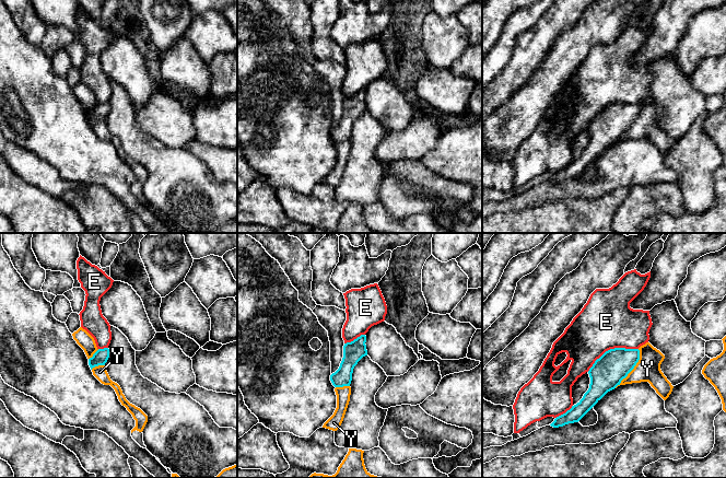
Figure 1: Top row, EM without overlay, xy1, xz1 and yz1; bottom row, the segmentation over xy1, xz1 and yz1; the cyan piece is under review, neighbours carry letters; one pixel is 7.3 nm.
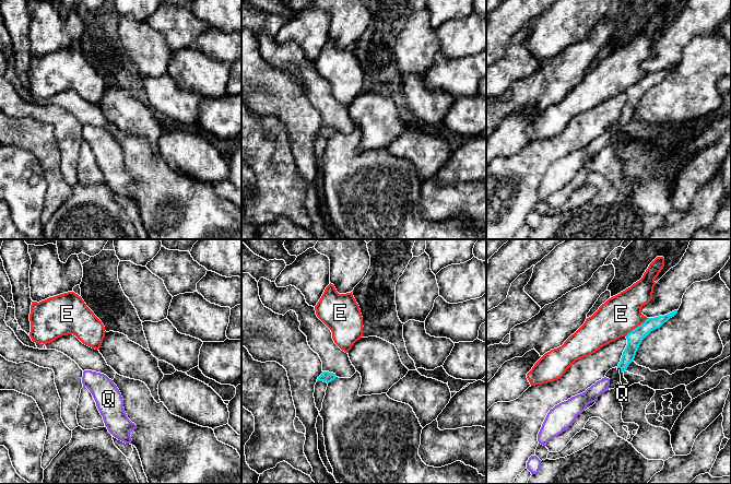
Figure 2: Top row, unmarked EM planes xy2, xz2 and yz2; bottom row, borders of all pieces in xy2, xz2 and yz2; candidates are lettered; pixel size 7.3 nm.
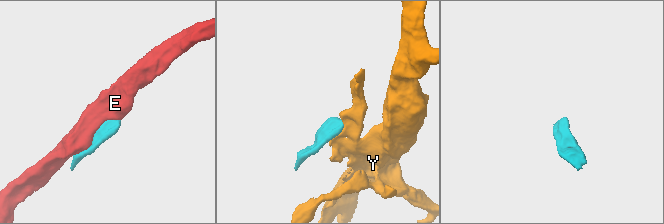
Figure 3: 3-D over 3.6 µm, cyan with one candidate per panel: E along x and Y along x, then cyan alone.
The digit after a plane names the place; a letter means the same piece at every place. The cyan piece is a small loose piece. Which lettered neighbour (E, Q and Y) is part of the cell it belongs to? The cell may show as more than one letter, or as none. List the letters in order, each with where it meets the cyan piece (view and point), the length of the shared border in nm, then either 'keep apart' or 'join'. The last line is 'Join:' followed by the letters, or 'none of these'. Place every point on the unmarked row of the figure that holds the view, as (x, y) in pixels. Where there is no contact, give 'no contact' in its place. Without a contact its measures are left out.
E: meets cyan in yz1 at (611, 104); contact 420 nm long; keep apart
Q: meets cyan in yz2 at (620, 124); contact 50 nm long; join
Y: meets cyan in yz1 at (633, 123); contact 340 nm long; keep apart
Join: Q

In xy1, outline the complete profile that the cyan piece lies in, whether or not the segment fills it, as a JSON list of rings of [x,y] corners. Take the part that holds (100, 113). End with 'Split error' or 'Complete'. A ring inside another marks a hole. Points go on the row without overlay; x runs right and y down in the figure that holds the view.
[[[104,103],[104,104],[98,104],[92,113],[89,114],[89,120],[91,125],[95,121],[98,120],[105,120],[109,113],[109,104]]]. Complete

